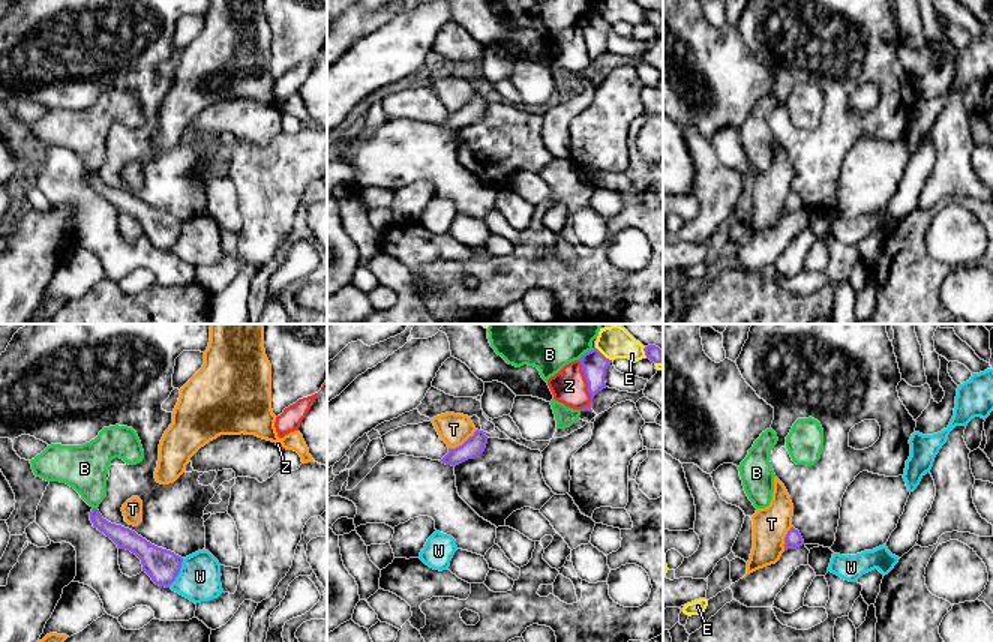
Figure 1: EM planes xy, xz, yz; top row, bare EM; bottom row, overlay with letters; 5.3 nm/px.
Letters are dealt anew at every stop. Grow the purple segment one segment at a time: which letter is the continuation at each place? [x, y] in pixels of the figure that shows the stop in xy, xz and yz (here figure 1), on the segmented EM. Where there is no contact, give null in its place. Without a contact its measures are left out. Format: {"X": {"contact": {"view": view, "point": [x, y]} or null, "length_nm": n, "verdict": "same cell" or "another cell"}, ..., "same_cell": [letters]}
{"B": {"contact": {"view": "xz", "point": [585, 353]}, "length_nm": 100, "verdict": "another cell"}, "E": {"contact": {"view": "xz", "point": [603, 356]}, "length_nm": 120, "verdict": "another cell"}, "T": {"contact": {"view": "xz", "point": [464, 443]}, "length_nm": 190, "verdict": "another cell"}, "W": {"contact": {"view": "xy", "point": [179, 572]}, "length_nm": 180, "verdict": "another cell"}, "Z": {"contact": {"view": "xz", "point": [588, 386]}, "length_nm": 280, "verdict": "another cell"}, "same_cell": []}

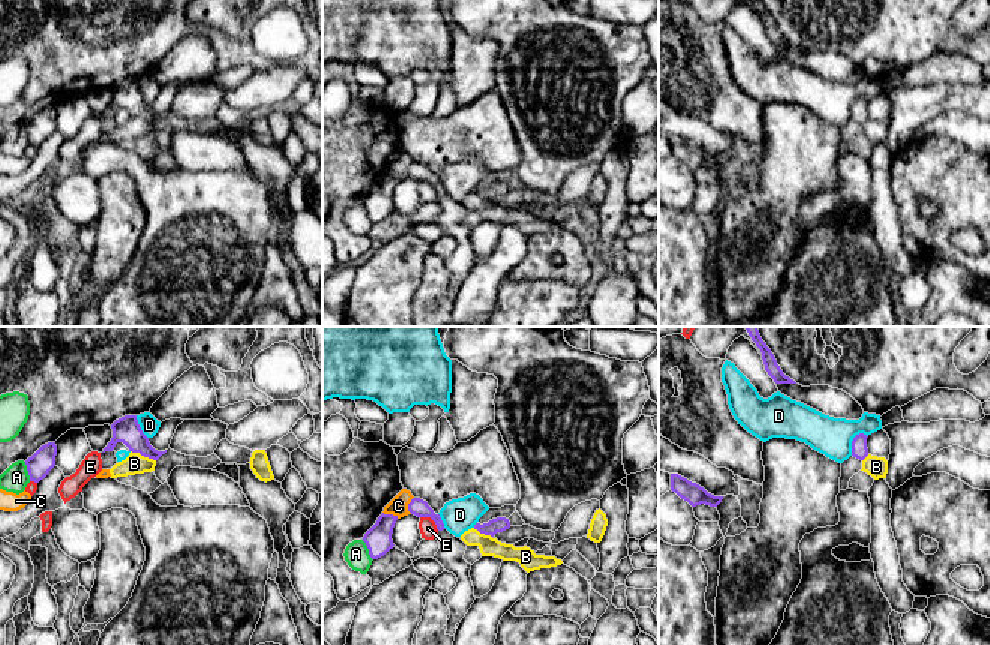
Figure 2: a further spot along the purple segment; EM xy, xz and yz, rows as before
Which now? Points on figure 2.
{"A": {"contact": {"view": "xz", "point": [369, 551]}, "length_nm": 130, "verdict": "another cell"}, "B": {"contact": {"view": "xy", "point": [143, 455]}, "length_nm": 150, "verdict": "another cell"}, "C": {"contact": {"view": "xz", "point": [408, 506]}, "length_nm": 100, "verdict": "another cell"}, "D": {"contact": {"view": "yz", "point": [852, 441]}, "length_nm": 150, "verdict": "another cell"}, "E": {"contact": {"view": "xz", "point": [431, 518]}, "length_nm": 130, "verdict": "another cell"}, "same_cell": []}

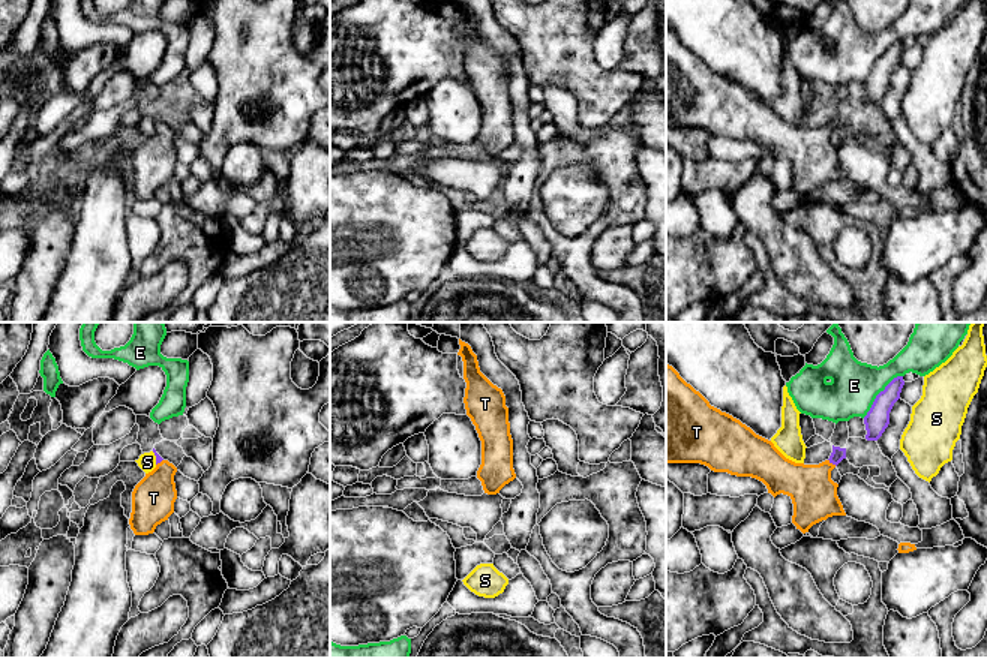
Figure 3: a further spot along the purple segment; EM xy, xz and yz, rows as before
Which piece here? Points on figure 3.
{"E": {"contact": {"view": "yz", "point": [878, 394]}, "length_nm": 320, "verdict": "another cell"}, "S": {"contact": {"view": "xy", "point": [156, 457]}, "length_nm": 80, "verdict": "another cell"}, "T": {"contact": {"view": "yz", "point": [833, 463]}, "length_nm": 60, "verdict": "same cell"}, "same_cell": ["T"]}

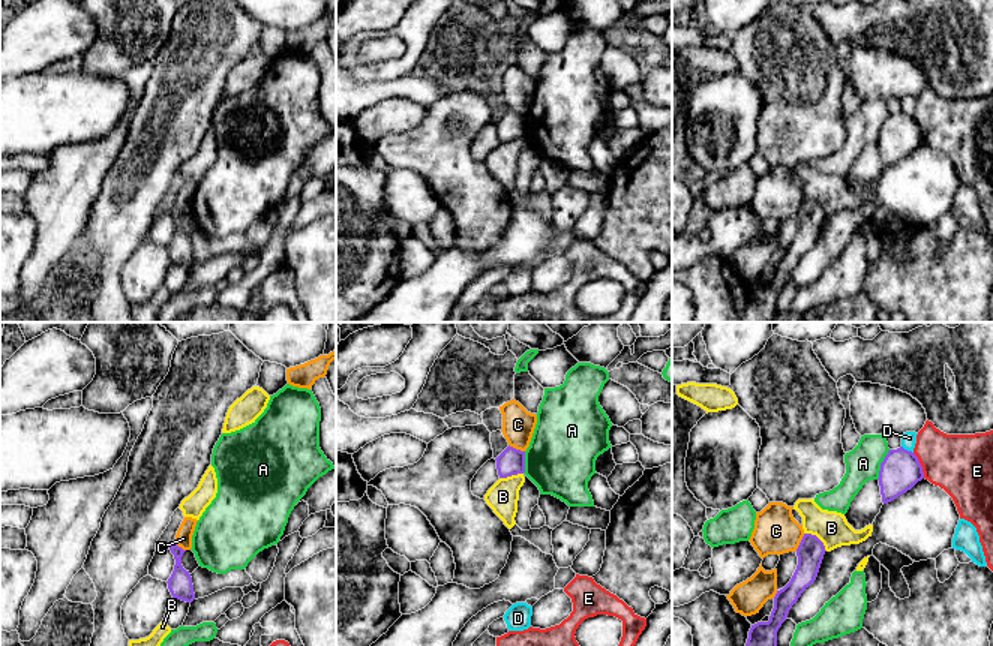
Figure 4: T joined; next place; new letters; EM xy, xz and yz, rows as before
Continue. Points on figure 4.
{"A": {"contact": {"view": "yz", "point": [881, 465]}, "length_nm": 180, "verdict": "another cell"}, "B": {"contact": {"view": "yz", "point": [818, 538]}, "length_nm": 160, "verdict": "another cell"}, "C": {"contact": {"view": "yz", "point": [800, 543]}, "length_nm": 110, "verdict": "another cell"}, "D": {"contact": {"view": "yz", "point": [906, 450]}, "length_nm": 80, "verdict": "another cell"}, "E": {"contact": {"view": "yz", "point": [920, 465]}, "length_nm": 150, "verdict": "another cell"}, "same_cell": []}

